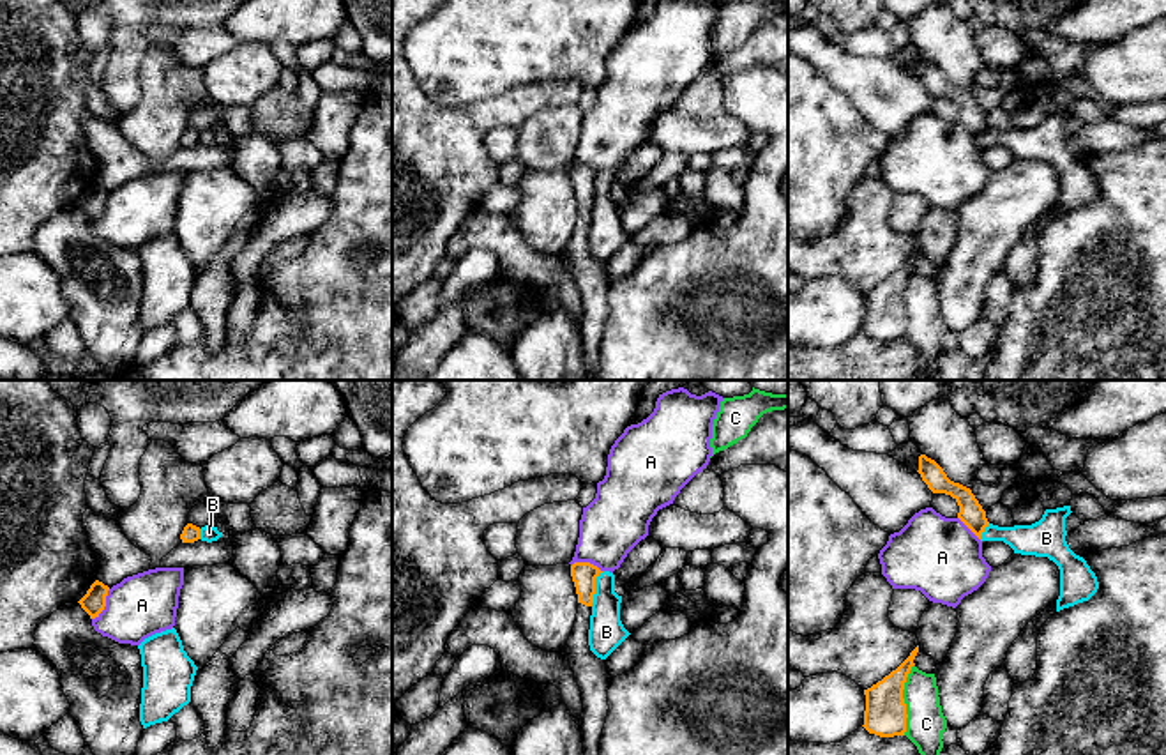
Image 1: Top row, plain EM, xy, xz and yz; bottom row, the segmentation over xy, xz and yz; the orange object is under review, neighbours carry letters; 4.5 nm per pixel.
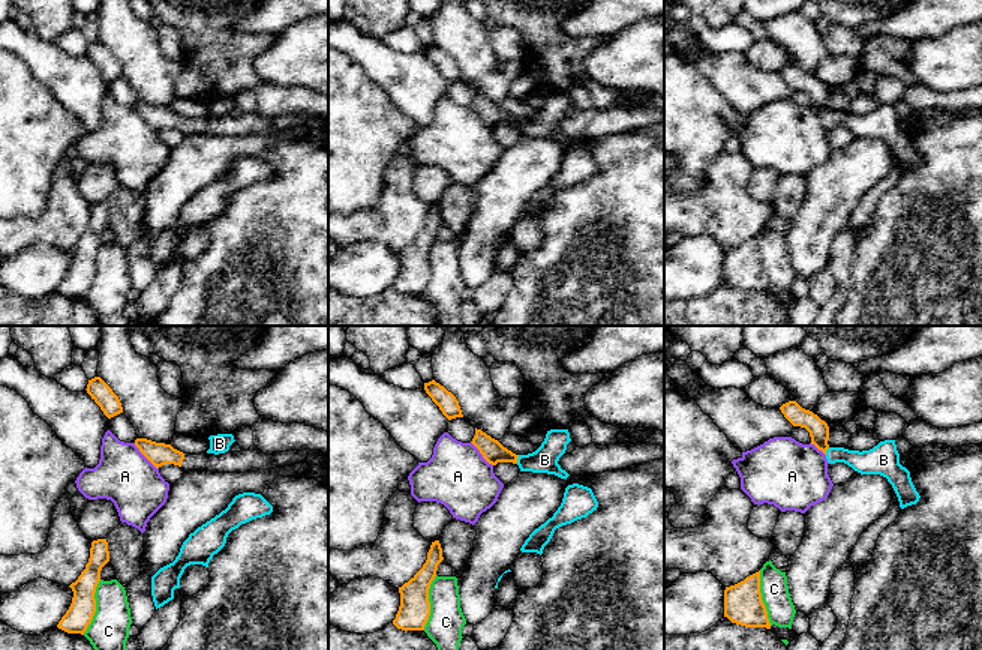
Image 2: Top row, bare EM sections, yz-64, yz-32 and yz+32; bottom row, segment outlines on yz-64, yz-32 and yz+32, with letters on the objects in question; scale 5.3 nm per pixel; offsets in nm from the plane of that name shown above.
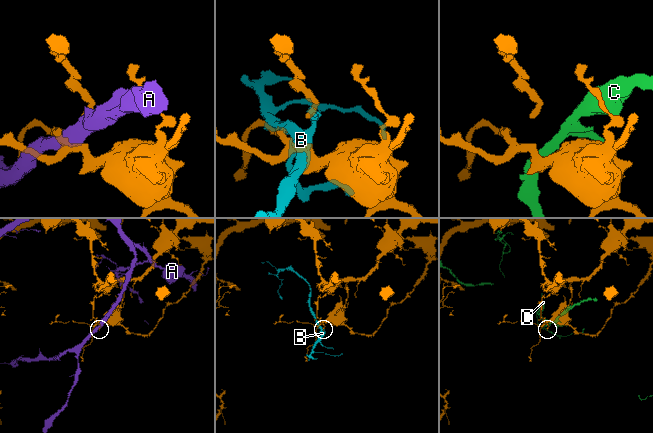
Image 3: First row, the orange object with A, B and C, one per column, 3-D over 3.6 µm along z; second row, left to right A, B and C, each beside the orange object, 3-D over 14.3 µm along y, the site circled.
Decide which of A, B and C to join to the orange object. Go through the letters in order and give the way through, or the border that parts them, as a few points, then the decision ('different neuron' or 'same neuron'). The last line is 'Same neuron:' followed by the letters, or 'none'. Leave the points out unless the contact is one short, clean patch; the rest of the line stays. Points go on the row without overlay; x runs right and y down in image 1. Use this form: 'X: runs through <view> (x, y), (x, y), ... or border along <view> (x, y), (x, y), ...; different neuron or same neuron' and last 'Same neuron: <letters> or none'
A: different neuron
B: different neuron
C: different neuron
Same neuron: none

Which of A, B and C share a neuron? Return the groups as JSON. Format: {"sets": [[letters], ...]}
{"sets": [["A"], ["B"], ["C"]]}

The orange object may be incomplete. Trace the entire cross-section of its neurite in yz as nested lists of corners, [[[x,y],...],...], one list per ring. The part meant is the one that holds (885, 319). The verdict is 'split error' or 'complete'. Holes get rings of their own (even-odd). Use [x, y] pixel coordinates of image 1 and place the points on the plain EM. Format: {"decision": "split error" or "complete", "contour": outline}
{"decision": "complete", "contour": [[[919,249],[896,274],[871,292],[864,294],[866,315],[862,331],[869,338],[880,341],[905,339],[908,318],[903,294],[910,274],[915,269],[913,263],[917,256]]]}

